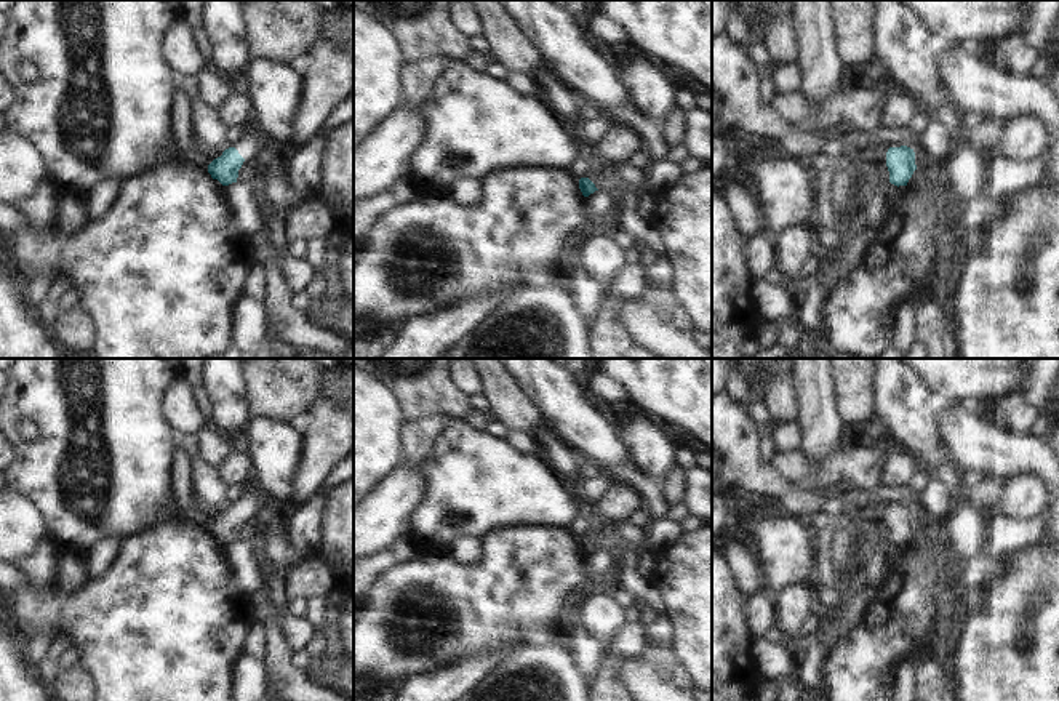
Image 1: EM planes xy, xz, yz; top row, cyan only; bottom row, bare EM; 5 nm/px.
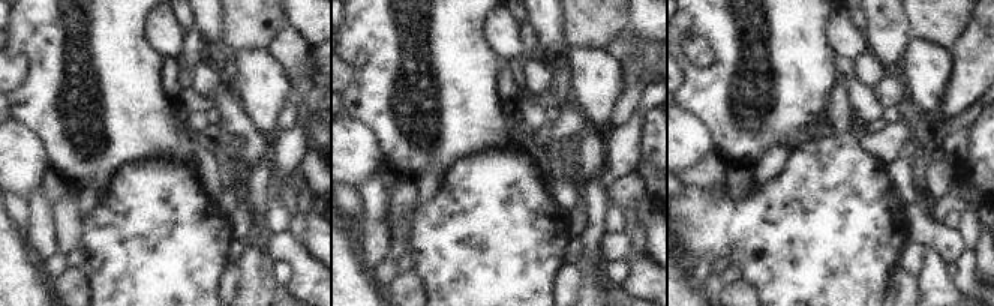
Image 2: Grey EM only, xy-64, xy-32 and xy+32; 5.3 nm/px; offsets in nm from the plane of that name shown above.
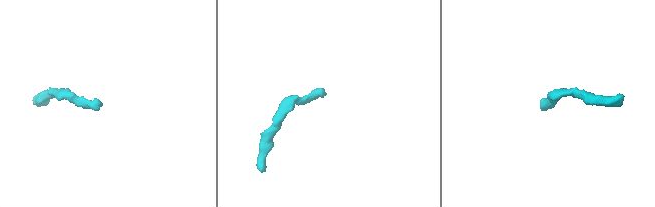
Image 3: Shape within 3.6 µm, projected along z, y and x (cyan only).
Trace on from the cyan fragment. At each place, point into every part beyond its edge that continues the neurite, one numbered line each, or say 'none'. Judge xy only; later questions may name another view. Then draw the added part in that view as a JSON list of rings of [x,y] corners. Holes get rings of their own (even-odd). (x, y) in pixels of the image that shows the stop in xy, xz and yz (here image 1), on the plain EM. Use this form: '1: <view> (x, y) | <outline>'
1: xy (247, 504) | [[[242,491],[242,496],[240,496],[238,503],[235,504],[235,507],[238,509],[238,512],[243,517],[248,517],[248,515],[253,515],[253,512],[258,507],[258,503],[256,503],[256,498],[254,496]]]

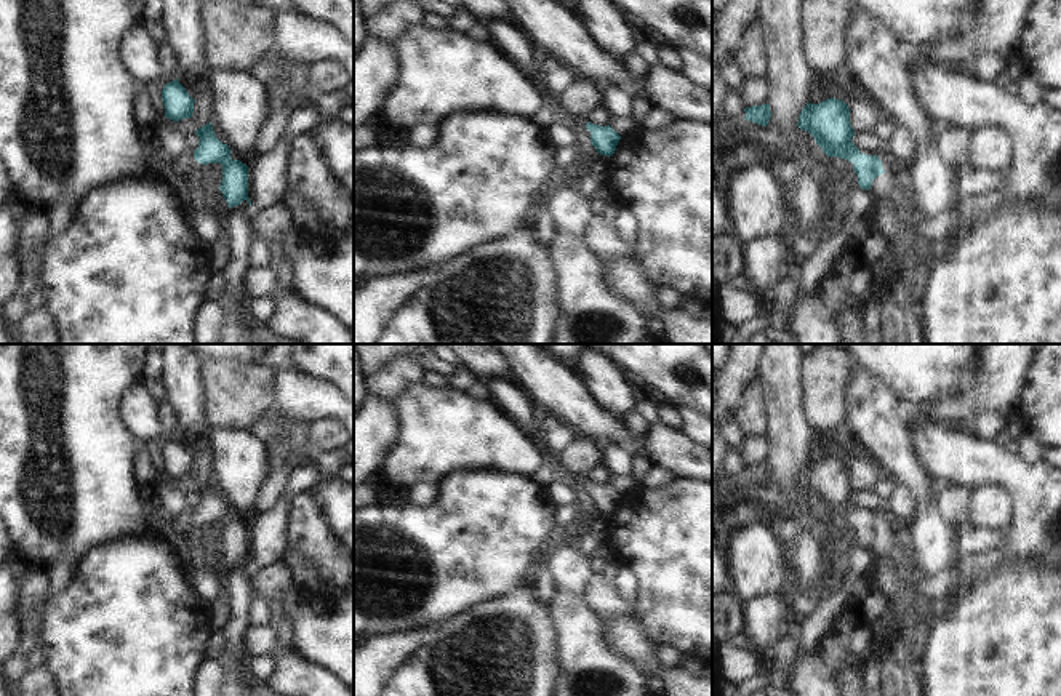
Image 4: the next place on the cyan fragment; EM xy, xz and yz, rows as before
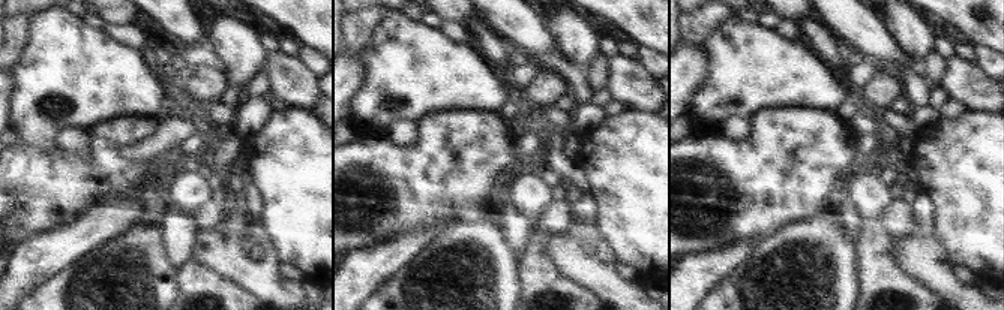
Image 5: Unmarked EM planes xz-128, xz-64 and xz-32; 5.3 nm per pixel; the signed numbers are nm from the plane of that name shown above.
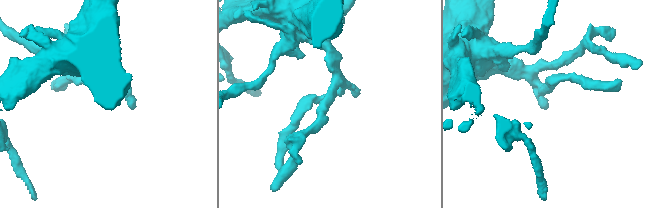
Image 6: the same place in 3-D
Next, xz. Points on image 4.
none

